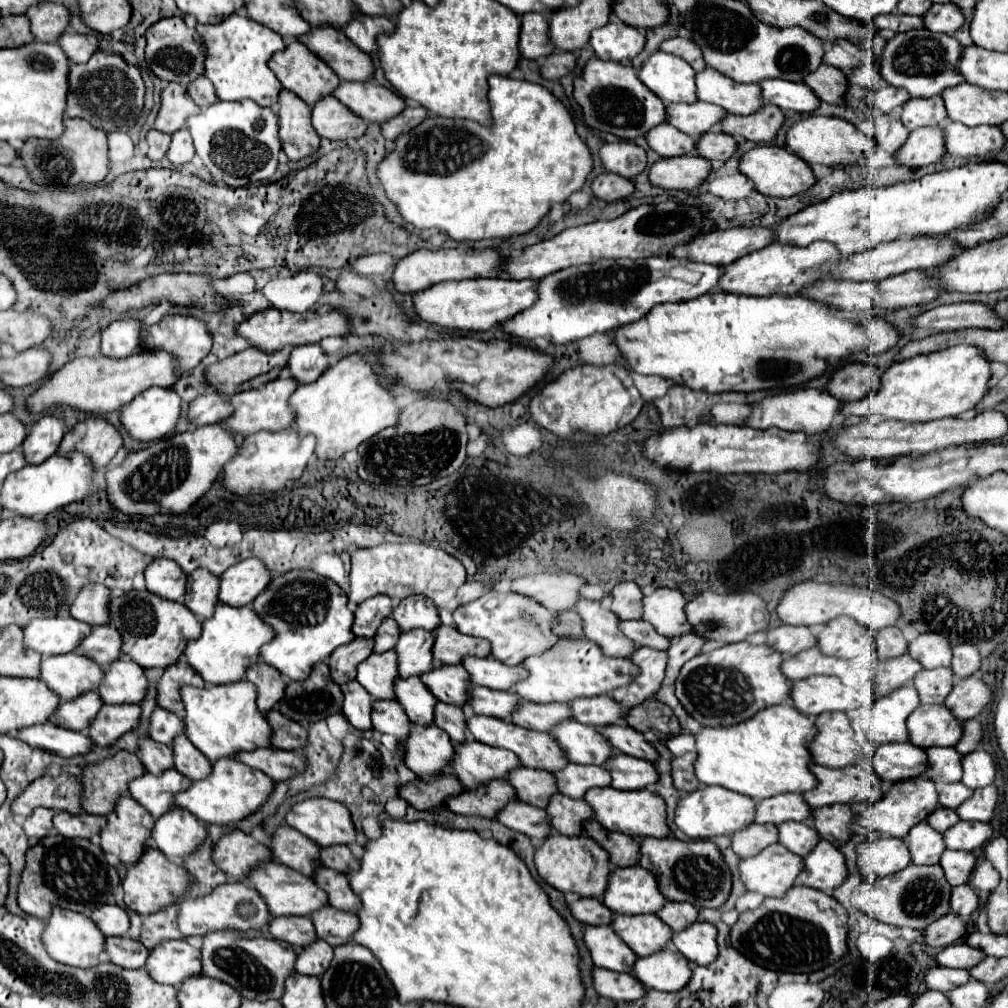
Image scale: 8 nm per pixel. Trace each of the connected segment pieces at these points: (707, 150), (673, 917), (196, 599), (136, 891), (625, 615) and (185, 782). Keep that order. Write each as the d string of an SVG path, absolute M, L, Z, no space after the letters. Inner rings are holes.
M706 132L698 138L696 148L698 148L698 154L708 158L708 160L726 162L738 150L738 142L734 140L734 136L724 134L724 132L718 132L718 134L716 132Z
M668 902L658 916L674 930L674 932L682 932L688 926L692 926L698 920L698 908L688 904L688 902Z
M200 568L188 576L188 586L190 586L190 600L186 600L184 604L196 614L198 620L212 618L214 608L218 604L220 580L212 572Z
M148 848L142 858L128 866L128 872L126 872L126 878L122 882L124 886L124 902L130 910L138 912L138 914L154 914L170 904L174 904L188 888L188 884L192 884L192 876L178 864L170 862L160 850L154 850L154 848Z
M622 582L612 590L612 612L620 620L640 620L642 618L642 590L634 582Z
M166 770L162 776L146 772L138 780L130 782L130 796L140 802L154 818L166 814L174 804L174 794L186 790L192 784L190 778L182 776L178 770Z

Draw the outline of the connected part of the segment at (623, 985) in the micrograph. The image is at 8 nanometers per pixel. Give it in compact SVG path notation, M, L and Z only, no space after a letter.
M594 968L594 988L600 996L634 1002L646 994L646 988L632 974L620 974L606 968Z

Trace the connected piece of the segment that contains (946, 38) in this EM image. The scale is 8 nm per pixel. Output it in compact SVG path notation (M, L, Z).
M926 28L910 30L904 34L896 34L892 40L888 40L880 62L880 72L888 84L896 88L906 88L914 98L940 96L946 88L964 82L964 76L960 76L958 72L958 60L962 50L962 44L950 34L930 32Z

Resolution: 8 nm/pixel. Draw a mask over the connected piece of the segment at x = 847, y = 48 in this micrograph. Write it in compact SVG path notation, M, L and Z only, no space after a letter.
M838 40L836 44L826 46L824 62L832 64L844 72L860 68L860 66L870 66L876 62L876 56L868 50L862 50L858 44L848 42L848 40Z

